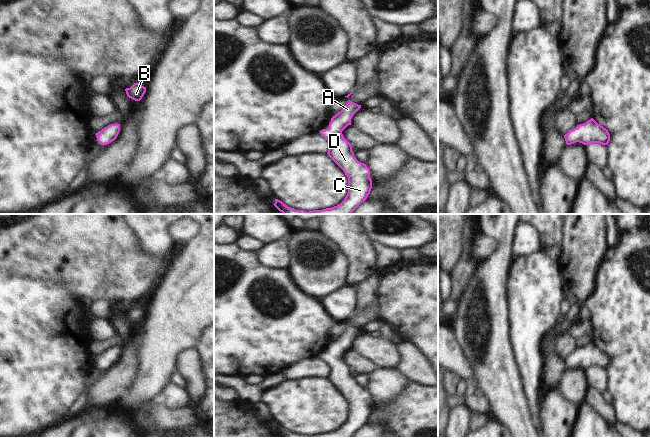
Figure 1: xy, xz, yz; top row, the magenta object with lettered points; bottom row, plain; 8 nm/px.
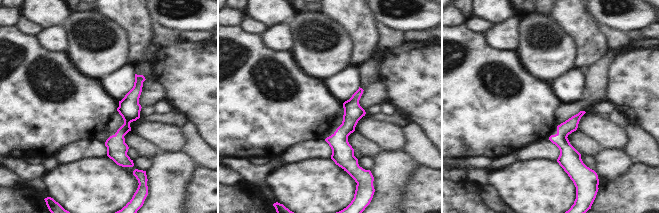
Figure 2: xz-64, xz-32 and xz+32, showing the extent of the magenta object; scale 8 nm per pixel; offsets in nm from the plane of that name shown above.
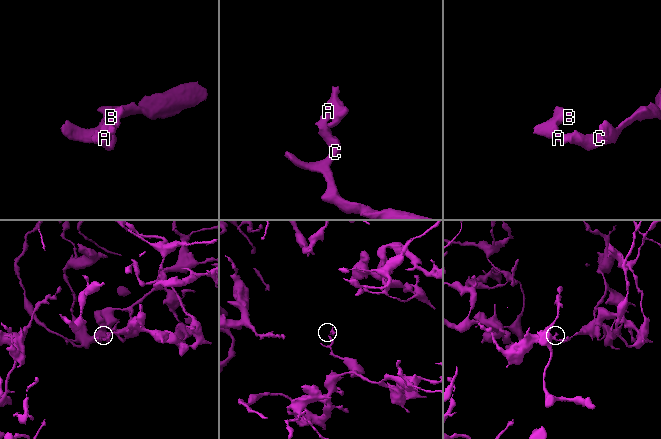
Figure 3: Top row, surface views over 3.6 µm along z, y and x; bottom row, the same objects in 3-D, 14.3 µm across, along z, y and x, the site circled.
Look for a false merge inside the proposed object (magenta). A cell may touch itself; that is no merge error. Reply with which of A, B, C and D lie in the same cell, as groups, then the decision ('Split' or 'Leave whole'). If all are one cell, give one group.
Groups: A B C D. Leave whole.

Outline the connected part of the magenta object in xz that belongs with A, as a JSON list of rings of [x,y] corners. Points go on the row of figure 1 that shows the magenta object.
[[[349,100],[343,109],[331,118],[329,127],[320,131],[329,143],[328,156],[348,177],[348,193],[344,200],[332,208],[306,212],[290,208],[282,201],[275,199],[274,206],[280,212],[283,214],[351,214],[367,199],[372,189],[370,169],[354,157],[351,144],[342,134],[342,131],[351,125],[353,115],[360,108],[361,105]]]

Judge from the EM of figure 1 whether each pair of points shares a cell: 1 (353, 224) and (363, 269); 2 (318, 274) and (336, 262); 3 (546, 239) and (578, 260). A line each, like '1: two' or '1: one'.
1: one
2: one
3: two

